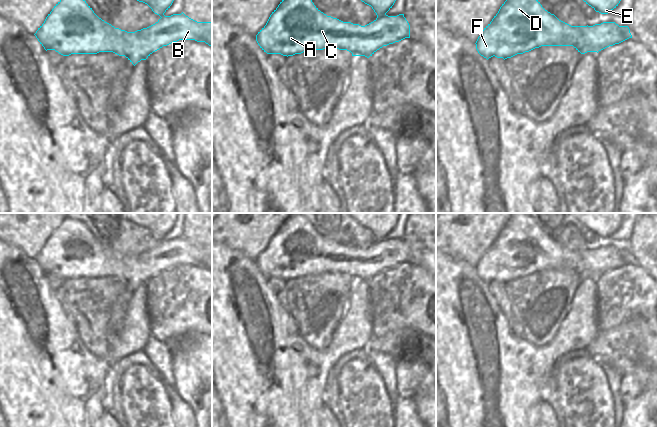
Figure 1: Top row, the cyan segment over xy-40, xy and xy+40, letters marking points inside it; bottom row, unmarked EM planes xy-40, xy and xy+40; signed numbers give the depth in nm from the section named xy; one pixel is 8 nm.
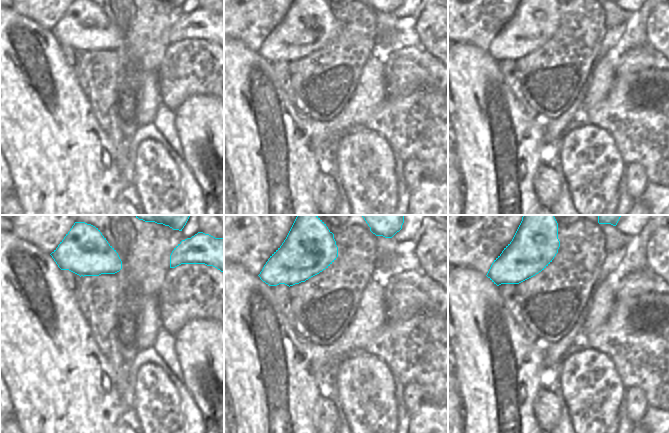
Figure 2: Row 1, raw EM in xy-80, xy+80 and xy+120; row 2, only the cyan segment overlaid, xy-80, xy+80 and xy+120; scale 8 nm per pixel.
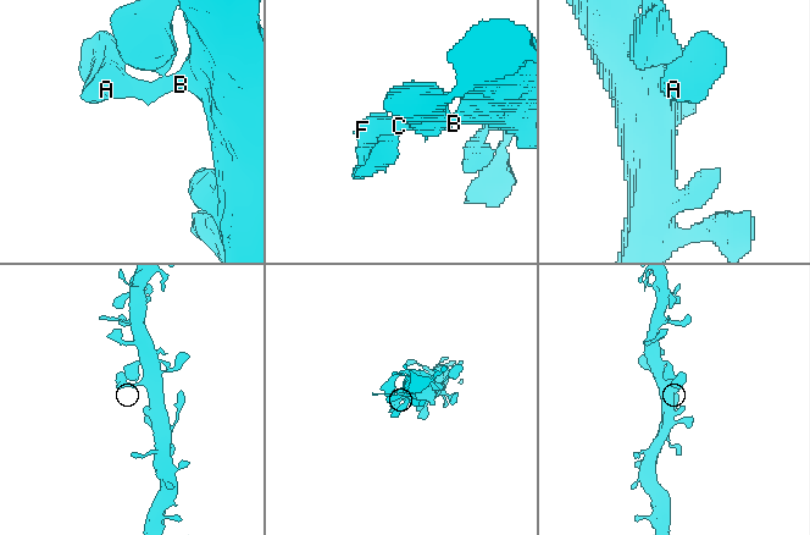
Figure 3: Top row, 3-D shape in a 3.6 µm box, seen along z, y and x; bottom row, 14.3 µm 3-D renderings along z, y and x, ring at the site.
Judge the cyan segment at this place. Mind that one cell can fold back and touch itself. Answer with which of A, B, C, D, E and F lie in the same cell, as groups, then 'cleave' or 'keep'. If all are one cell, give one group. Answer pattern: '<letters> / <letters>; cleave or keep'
A B C D E F; keep

